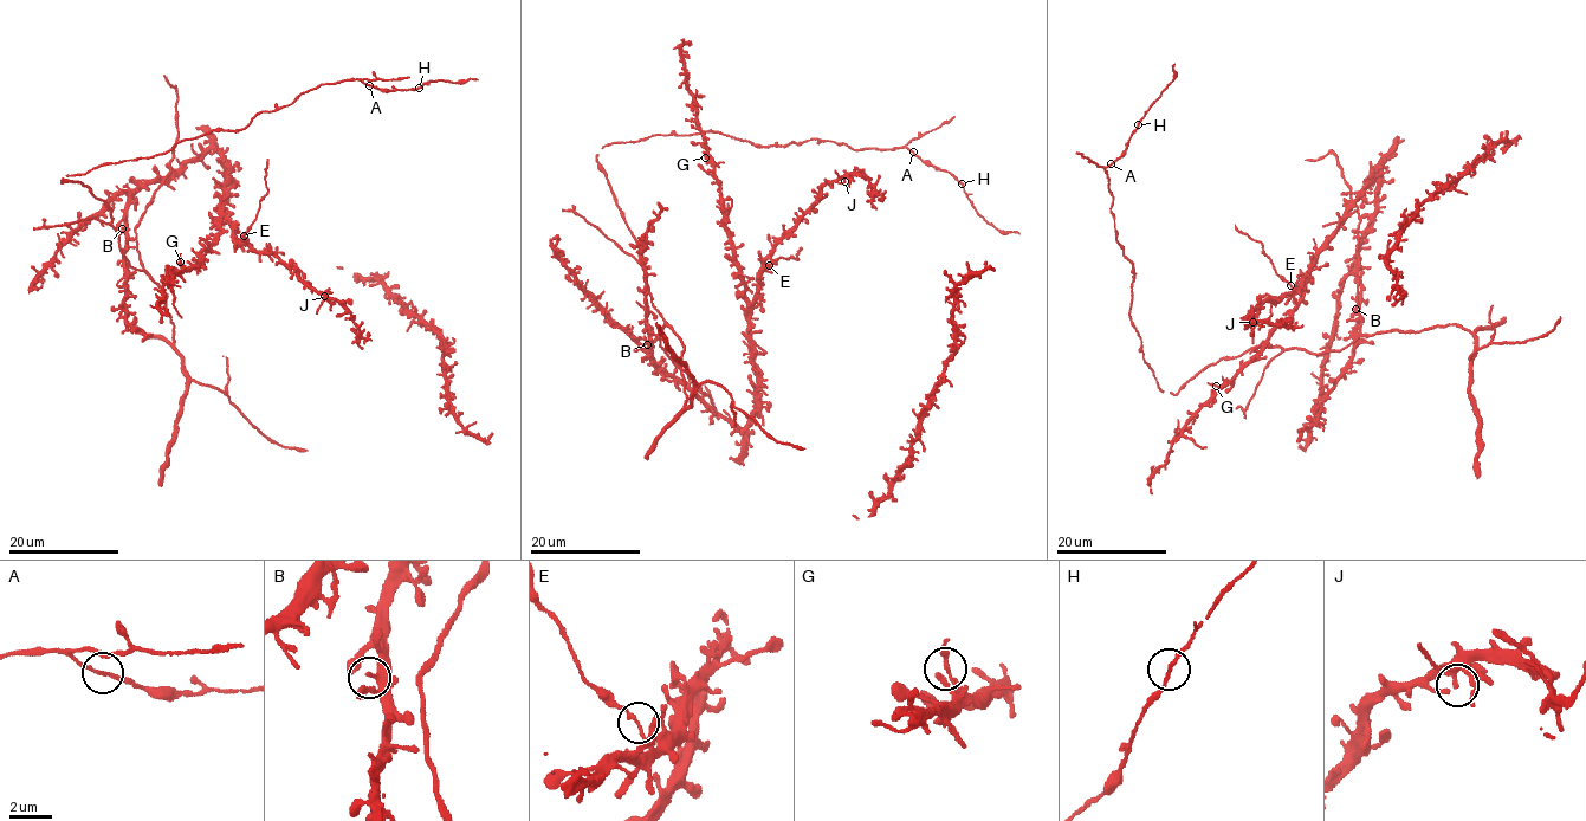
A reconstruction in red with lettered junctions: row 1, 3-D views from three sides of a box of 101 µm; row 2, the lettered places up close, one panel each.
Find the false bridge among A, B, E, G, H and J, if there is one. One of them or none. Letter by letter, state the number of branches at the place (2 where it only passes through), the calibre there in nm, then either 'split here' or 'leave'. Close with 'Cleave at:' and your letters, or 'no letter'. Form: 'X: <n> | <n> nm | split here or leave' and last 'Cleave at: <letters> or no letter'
A: 2 | 160 nm | leave
B: 2 | 200 nm | leave
E: 2 | 160 nm | split here
G: 2 | 170 nm | leave
H: 2 | 160 nm | leave
J: 2 | 200 nm | leave
Cleave at: E

